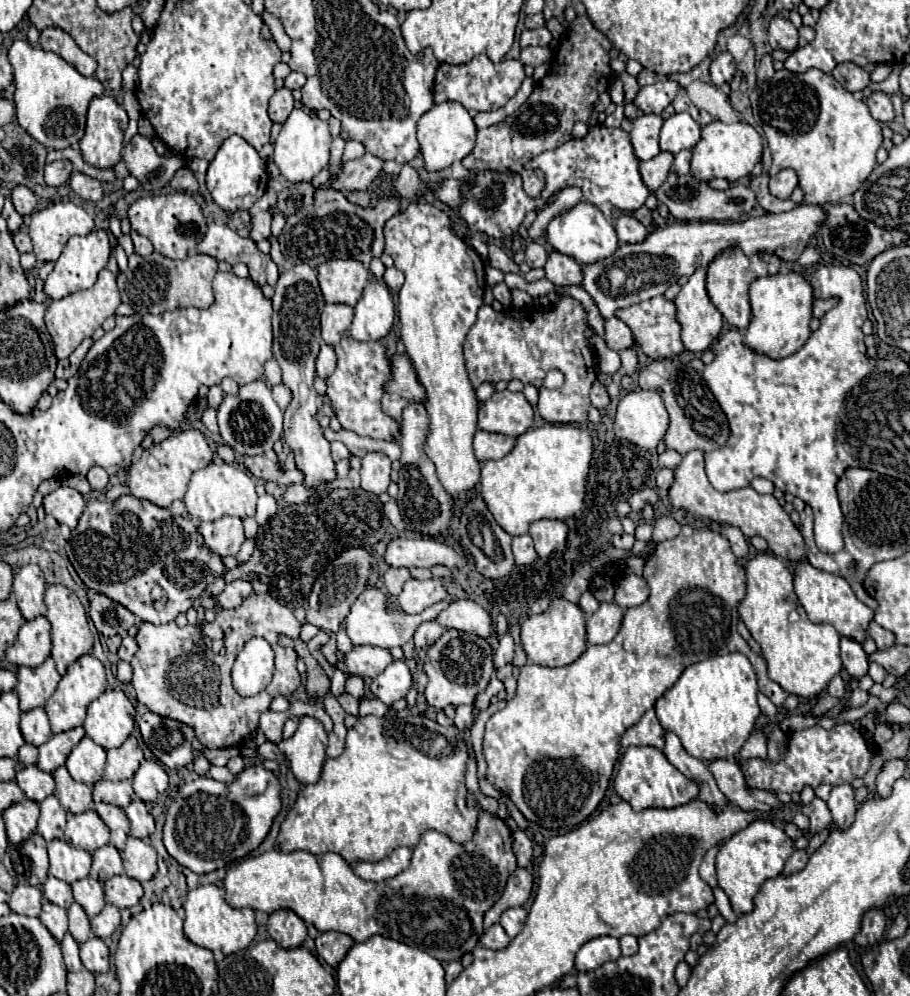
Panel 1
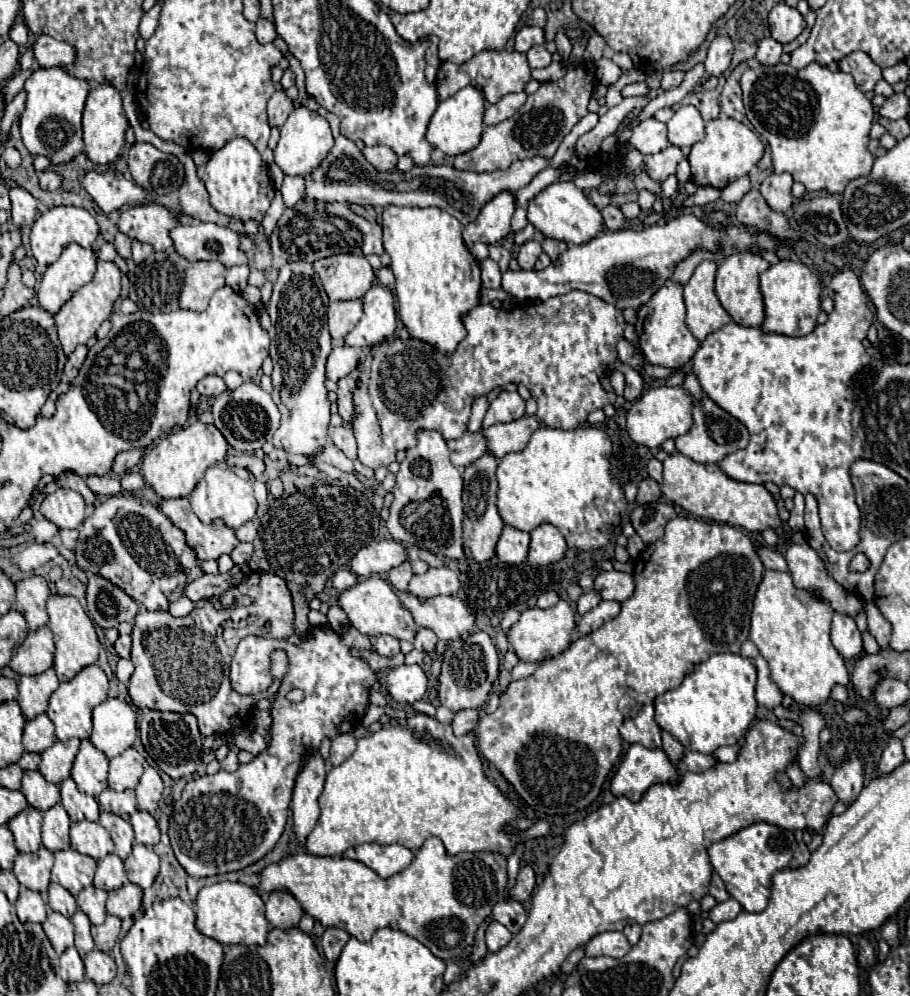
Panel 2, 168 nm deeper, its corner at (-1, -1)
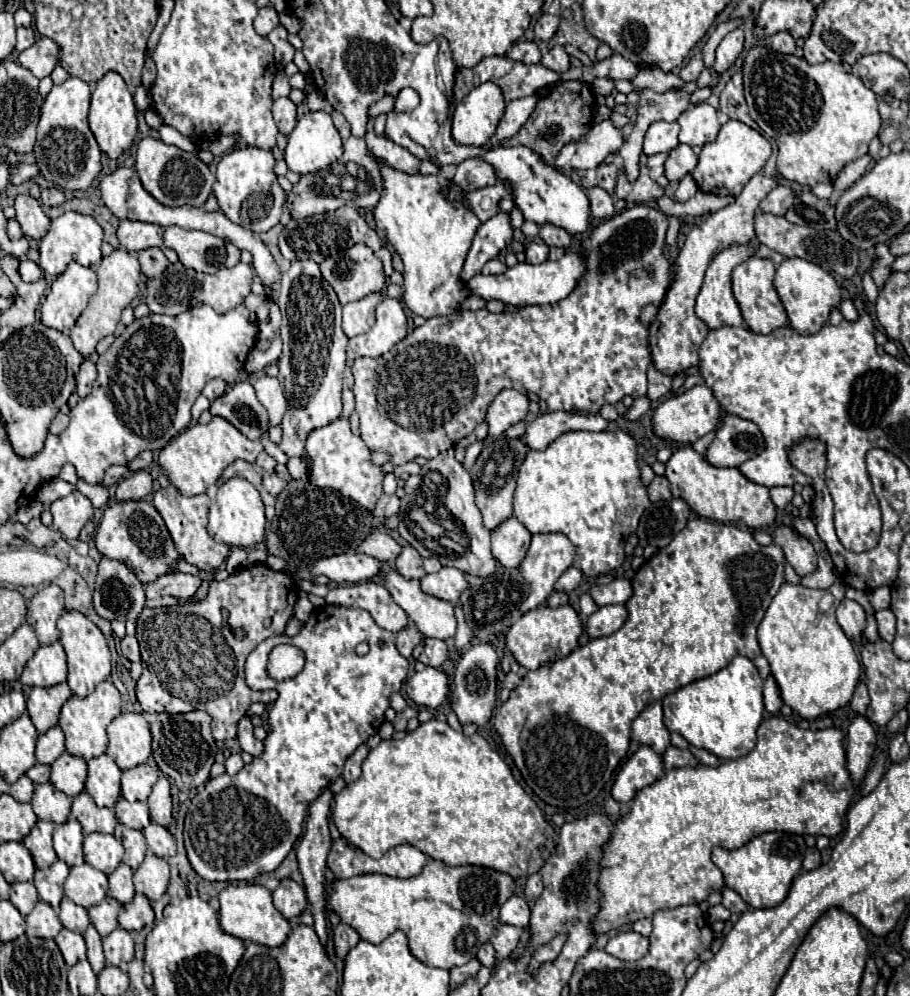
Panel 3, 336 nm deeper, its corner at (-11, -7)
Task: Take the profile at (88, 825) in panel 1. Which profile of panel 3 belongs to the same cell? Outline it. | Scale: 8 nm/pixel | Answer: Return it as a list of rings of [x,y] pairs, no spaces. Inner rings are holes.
[[[105,833],[85,835],[83,851],[85,851],[85,861],[95,869],[103,871],[105,875],[111,875],[123,859],[123,845],[113,835]]]

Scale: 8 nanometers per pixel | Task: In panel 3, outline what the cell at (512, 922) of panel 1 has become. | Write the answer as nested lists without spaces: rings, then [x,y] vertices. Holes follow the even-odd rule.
[[[513,895],[509,901],[505,901],[501,905],[501,911],[499,911],[501,923],[509,923],[509,925],[517,925],[517,927],[527,927],[529,915],[531,915],[529,905],[519,895]]]

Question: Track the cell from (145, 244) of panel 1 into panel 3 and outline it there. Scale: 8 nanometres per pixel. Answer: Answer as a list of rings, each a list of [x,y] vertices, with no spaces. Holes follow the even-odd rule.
[[[149,247],[149,249],[139,251],[139,263],[141,263],[141,271],[149,279],[161,277],[169,267],[169,261],[167,261],[165,253],[161,251],[161,247]]]

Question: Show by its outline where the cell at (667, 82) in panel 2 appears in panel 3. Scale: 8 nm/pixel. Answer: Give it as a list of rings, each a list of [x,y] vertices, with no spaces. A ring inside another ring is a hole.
[[[697,53],[697,55],[693,55],[693,57],[689,59],[687,67],[683,67],[683,69],[679,71],[679,75],[681,75],[685,81],[695,81],[695,79],[701,75],[703,69],[705,69],[705,65],[703,65],[703,53]]]

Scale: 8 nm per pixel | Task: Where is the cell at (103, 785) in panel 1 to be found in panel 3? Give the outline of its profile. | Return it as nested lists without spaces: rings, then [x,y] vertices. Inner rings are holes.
[[[121,797],[115,805],[115,815],[123,825],[131,829],[145,829],[149,825],[149,807],[143,801],[129,803]]]

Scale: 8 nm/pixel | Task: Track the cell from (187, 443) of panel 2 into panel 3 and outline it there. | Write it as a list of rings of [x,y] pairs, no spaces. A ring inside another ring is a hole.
[[[217,415],[207,425],[197,423],[197,425],[187,427],[187,431],[183,431],[177,439],[173,439],[169,445],[165,445],[159,451],[157,461],[167,473],[169,481],[177,489],[181,489],[181,493],[199,495],[199,493],[205,493],[211,485],[215,485],[215,481],[221,477],[227,465],[231,465],[237,459],[255,463],[261,451],[263,451],[263,445],[259,439],[253,439],[253,441],[247,439],[235,425],[231,425],[227,419]]]

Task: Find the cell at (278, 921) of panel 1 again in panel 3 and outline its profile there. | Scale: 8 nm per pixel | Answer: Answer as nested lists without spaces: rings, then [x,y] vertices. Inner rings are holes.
[[[281,879],[279,887],[273,891],[273,905],[283,913],[285,919],[295,919],[307,907],[303,885],[295,883],[293,879]]]

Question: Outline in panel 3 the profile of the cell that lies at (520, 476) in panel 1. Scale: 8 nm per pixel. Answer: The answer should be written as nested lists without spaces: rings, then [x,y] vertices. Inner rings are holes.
[[[625,431],[563,433],[545,451],[529,451],[517,477],[515,517],[529,529],[529,533],[565,533],[575,547],[575,563],[587,577],[601,577],[621,567],[625,559],[625,541],[637,529],[647,505],[647,487],[641,483],[637,467],[637,445]]]

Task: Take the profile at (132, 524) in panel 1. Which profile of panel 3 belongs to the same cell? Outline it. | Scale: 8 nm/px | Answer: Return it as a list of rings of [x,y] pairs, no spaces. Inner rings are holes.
[[[125,501],[109,505],[101,517],[95,543],[99,553],[129,565],[141,583],[149,583],[165,573],[171,573],[173,563],[179,559],[161,515],[149,501]]]

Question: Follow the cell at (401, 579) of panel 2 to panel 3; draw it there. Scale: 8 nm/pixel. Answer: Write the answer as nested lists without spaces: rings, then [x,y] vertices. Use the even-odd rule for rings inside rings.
[[[405,545],[401,549],[401,553],[399,553],[397,561],[395,561],[395,567],[397,567],[397,571],[403,577],[409,577],[409,579],[421,579],[421,577],[425,577],[423,557],[411,545]]]

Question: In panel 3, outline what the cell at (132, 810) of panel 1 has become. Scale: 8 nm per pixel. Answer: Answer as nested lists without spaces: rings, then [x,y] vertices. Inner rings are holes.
[[[151,823],[151,825],[147,825],[143,829],[143,833],[145,833],[145,839],[147,839],[149,851],[153,855],[167,859],[167,857],[171,857],[177,851],[175,839],[173,839],[173,835],[165,827],[161,827],[157,823]]]

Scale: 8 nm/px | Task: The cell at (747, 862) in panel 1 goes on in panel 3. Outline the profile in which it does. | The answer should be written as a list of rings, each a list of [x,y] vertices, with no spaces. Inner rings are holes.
[[[763,833],[739,849],[729,851],[723,847],[715,847],[713,863],[721,869],[725,885],[737,891],[747,905],[755,909],[767,909],[779,905],[787,897],[793,879],[801,873],[805,849],[807,847],[801,835]]]

